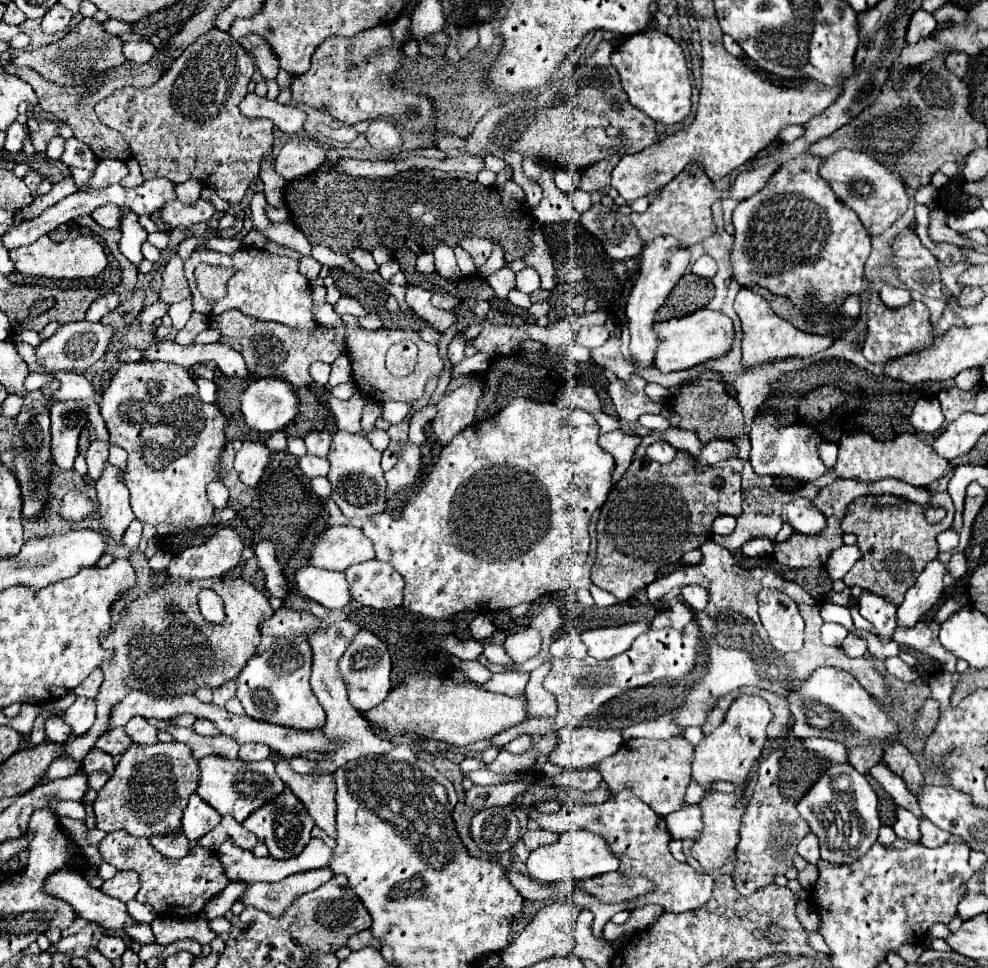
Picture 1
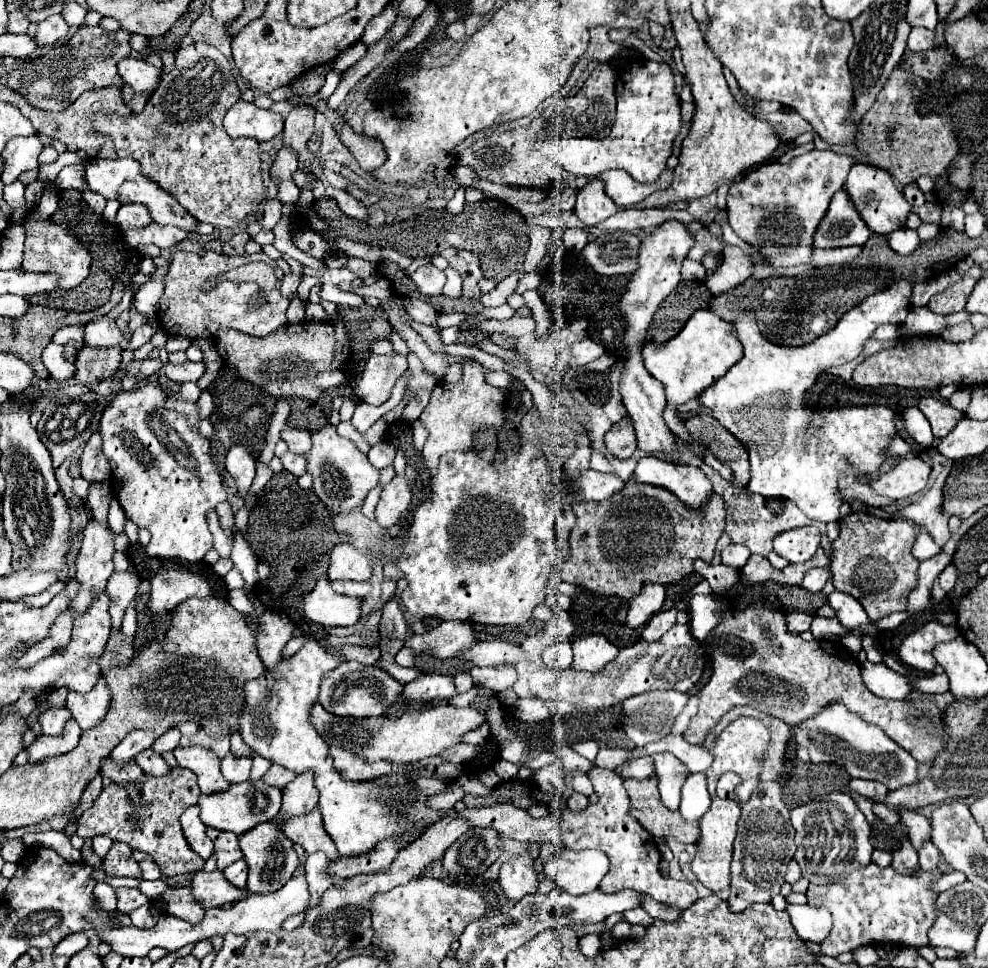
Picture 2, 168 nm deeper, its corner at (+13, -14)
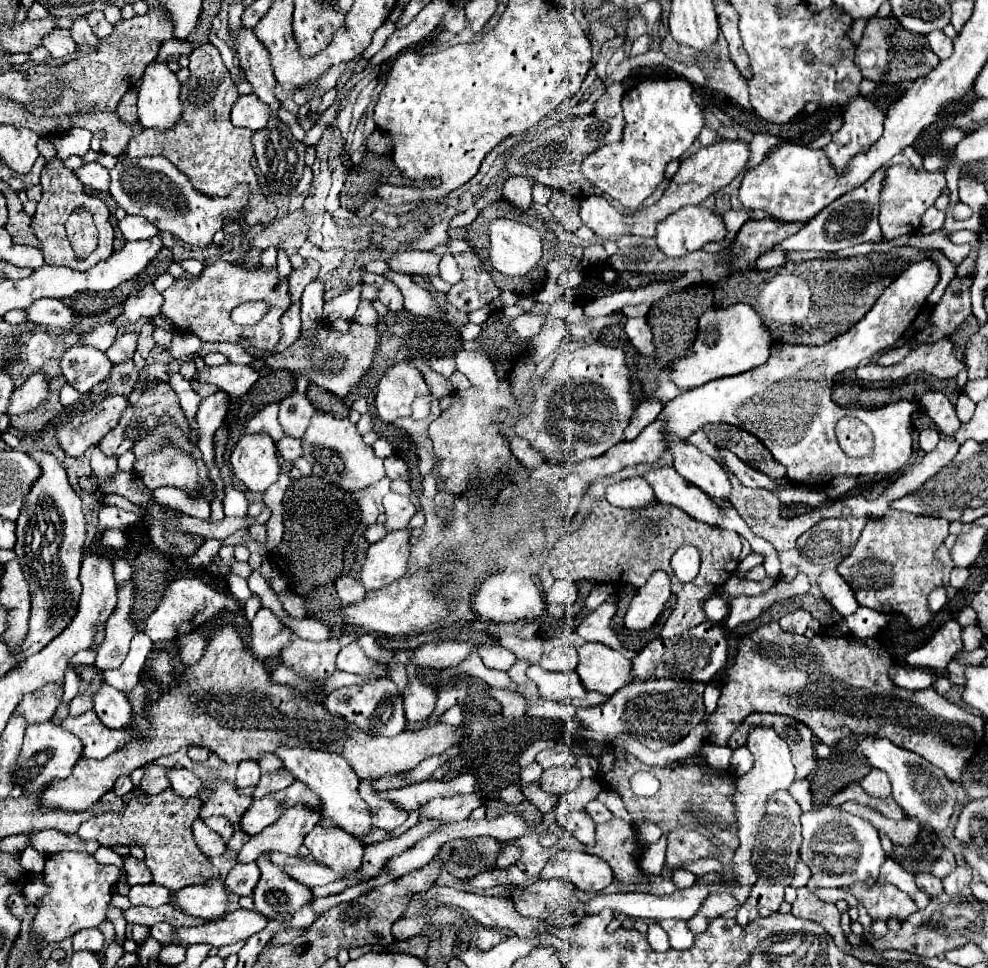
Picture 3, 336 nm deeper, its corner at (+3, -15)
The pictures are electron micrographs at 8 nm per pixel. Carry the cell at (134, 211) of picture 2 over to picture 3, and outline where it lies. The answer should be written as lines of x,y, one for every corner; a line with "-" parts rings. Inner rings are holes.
133,215
121,219
119,229
127,241
141,241
157,235
157,227
153,227
153,223
149,223
145,217
133,217

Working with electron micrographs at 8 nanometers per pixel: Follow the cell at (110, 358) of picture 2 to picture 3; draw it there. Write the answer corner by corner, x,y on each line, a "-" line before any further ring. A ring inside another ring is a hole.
133,361
119,363
113,367
109,379
105,383
99,383
97,387
93,387
91,393
95,393
95,395
113,395
113,393
129,395
135,387
137,379
139,379
139,373
137,373

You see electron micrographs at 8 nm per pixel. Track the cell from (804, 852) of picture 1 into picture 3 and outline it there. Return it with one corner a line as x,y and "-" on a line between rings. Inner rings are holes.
799,859
799,861
797,861
797,865
795,865
795,869
793,869
793,881
791,881
791,887
795,887
795,889
797,889
797,887
807,885
809,875
811,875
809,867

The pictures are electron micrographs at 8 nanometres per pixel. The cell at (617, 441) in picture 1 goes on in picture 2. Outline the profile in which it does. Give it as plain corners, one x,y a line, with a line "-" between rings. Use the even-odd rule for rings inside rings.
631,420
625,422
617,422
607,434
605,434
605,446
607,450
617,458
617,460
627,460
635,448
637,448
637,440
635,440
635,430
631,426

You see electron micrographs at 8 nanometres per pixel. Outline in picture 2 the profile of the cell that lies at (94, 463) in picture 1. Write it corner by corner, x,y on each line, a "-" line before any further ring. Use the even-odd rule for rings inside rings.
93,434
91,440
85,444
85,450
81,454
81,478
89,484
95,482
107,482
111,478
111,468
101,452
101,436

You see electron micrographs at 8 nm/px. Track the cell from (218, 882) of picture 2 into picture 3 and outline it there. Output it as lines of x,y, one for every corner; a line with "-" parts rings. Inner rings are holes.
211,881
209,885
189,885
177,891
173,907
185,911
191,917
203,917
207,921
223,915
227,911
227,891
221,881

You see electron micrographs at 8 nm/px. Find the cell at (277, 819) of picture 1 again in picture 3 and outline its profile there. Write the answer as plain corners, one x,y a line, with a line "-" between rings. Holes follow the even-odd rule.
265,855
257,859
257,865
261,869
261,879
253,893
255,911
261,911
267,919
287,925
295,911
313,903
311,889
291,879
281,871
281,867
269,863

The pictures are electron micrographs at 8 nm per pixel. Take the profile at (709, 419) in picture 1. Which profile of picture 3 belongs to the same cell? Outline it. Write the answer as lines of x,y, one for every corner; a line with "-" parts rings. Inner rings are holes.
711,423
711,425
705,425
703,431
713,445
735,453
749,467
773,479
785,477
785,467
781,467
781,463
773,459
771,451
765,449
765,445
755,435
747,433
745,429
739,429
727,423

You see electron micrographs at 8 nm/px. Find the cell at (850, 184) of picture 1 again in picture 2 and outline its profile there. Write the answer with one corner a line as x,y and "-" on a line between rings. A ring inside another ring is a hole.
857,162
851,166
847,182
843,184
843,190
849,194
851,202
855,204
855,210
859,210
859,216
863,218
863,222
873,234
889,234
891,230
905,226
907,214
911,212
911,204
897,190
891,174
887,174
885,170

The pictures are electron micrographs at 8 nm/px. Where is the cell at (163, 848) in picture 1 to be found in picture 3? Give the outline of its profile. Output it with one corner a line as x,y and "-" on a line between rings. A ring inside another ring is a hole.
127,855
127,857
123,857
123,863
125,863
129,885
141,885
141,883
151,883
153,881
151,871
147,869
145,861
139,861
139,859

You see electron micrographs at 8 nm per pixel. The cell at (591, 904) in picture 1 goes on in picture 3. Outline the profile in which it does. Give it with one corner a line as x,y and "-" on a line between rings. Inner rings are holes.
665,919
659,923
669,939
671,939
671,945
673,949
691,949
693,947
693,941
695,941
695,933
687,927
685,921
677,921
677,919

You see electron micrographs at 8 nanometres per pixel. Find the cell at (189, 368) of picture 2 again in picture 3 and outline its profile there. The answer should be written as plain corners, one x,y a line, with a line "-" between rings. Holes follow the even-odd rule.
221,365
221,367
205,367
197,373
197,379
203,383
213,383
229,397
245,395
251,385
259,379
259,371
249,365

